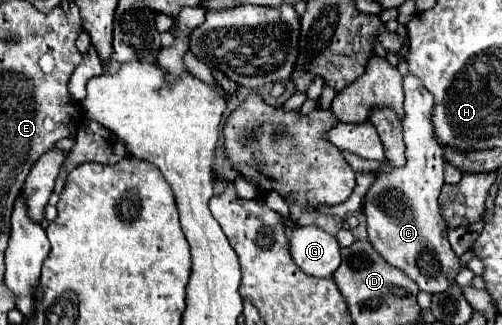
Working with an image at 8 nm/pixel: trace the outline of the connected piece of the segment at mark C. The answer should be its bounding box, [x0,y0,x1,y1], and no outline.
[364,75,462,295]

